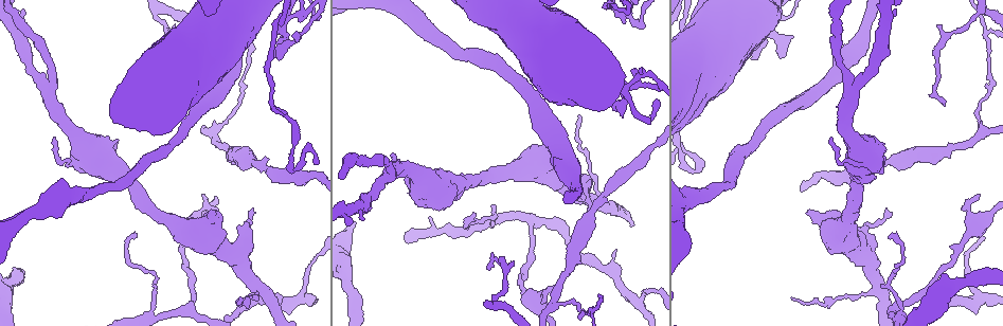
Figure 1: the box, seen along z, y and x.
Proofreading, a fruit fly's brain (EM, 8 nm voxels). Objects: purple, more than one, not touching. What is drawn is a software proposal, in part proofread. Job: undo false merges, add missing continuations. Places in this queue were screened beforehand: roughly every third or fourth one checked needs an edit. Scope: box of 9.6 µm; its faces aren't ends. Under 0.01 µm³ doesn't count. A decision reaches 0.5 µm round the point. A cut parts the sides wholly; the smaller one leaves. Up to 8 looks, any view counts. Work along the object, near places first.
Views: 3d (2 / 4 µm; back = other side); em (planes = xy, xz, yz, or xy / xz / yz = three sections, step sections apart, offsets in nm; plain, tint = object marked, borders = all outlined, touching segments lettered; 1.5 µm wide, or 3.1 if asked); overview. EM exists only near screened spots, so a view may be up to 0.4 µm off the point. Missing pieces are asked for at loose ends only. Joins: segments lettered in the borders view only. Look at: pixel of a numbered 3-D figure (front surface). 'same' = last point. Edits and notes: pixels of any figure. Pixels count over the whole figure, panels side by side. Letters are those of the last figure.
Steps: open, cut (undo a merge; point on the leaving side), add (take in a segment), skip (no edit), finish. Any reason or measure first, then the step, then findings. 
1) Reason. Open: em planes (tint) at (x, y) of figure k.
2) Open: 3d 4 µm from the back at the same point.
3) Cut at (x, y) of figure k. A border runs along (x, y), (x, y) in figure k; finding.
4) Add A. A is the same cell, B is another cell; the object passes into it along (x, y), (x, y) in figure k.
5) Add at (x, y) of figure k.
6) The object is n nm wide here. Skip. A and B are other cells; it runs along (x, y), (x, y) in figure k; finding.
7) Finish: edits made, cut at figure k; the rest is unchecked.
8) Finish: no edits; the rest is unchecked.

Long arm stops here. Open: 3d 2 µm at (623, 23) of figure 1.

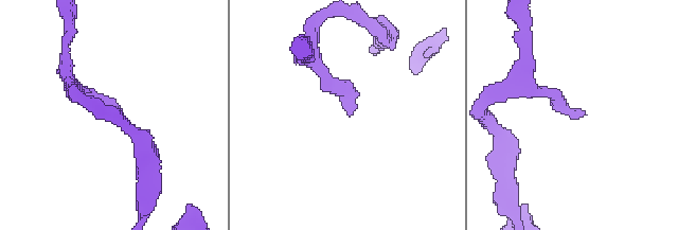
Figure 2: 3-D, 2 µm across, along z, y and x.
Need the tissue. Open: em planes (tint) at (348, 114) of figure 2.

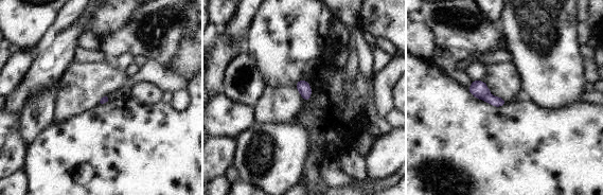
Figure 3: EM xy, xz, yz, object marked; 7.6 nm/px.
See the neighbours. Open: em planes (borders) at the same point.

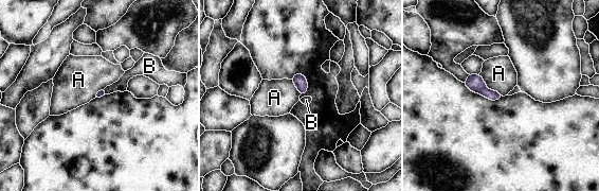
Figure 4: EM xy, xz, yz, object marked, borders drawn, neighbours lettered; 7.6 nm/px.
Skip. A and B are other cells; a border runs along (478, 74), (489, 89), (503, 96) in figure 4; none of them fits.

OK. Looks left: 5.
Open: 3d 4 µm at (866, 227) of figure 1.

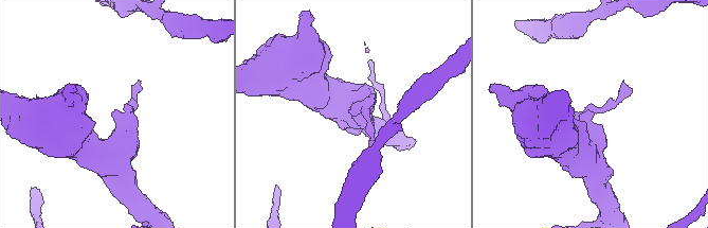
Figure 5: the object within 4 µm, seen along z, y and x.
Now the EM. Open: em planes (tint) at (127, 112) of figure 5.

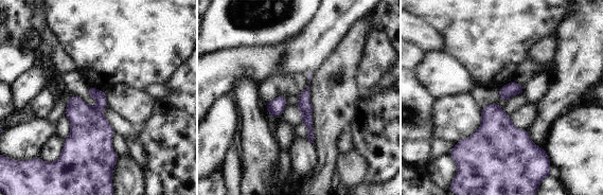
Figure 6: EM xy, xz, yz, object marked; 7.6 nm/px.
Open: em planes (borders) at the same point.

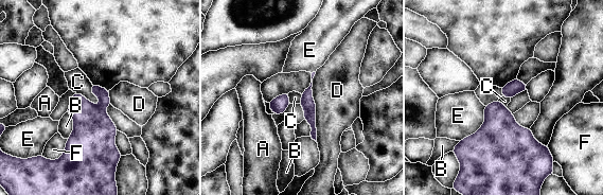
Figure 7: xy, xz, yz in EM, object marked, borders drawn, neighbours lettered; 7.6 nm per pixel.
The longest contact is with D, 550 nm. Skip. A, B, C, D, E and F are other cells; it runs along (308, 90), (314, 136) in figure 7; one neuron here.

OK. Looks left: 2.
Open: em xy step 8 (borders) at (242, 298) of figure 1.

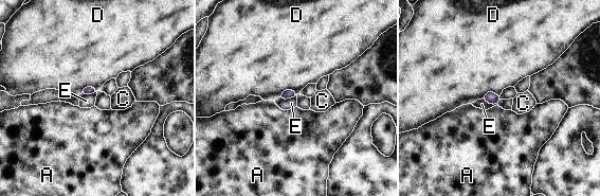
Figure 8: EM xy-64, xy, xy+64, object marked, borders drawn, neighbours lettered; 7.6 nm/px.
Another direction. Open: em planes (borders) at the same point.

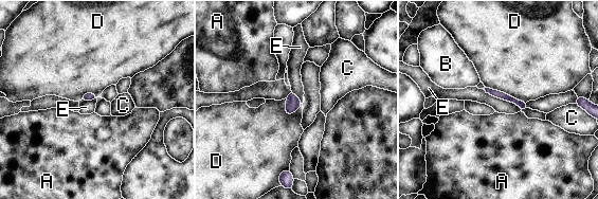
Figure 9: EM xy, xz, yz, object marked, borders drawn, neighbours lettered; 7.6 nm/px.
The longest contact is with D, 340 nm. Skip. A, B, C, D and E are other cells; it runs along (488, 90), (515, 101), (524, 107) in figure 9; no lettered segment goes on from it.

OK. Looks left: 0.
Finish: no edits; the rest is unchecked.

